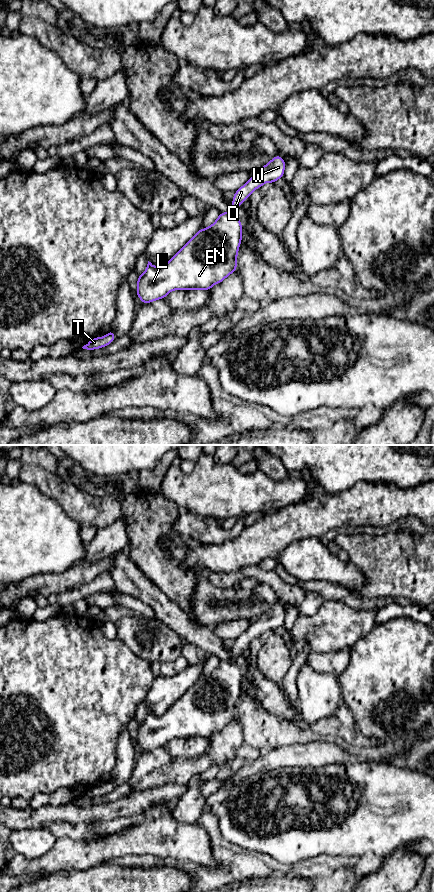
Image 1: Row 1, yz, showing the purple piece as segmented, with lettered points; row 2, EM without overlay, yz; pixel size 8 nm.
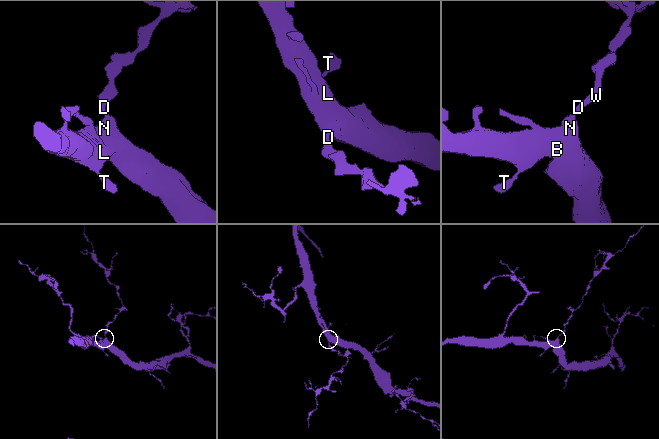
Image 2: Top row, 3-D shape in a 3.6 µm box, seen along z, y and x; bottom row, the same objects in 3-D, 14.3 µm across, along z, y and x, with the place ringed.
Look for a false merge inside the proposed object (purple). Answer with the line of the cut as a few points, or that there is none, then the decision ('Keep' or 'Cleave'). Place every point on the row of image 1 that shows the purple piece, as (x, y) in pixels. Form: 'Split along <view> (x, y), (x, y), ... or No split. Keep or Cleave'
No split. Keep

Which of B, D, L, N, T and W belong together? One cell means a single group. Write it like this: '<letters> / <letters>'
B D L N T W

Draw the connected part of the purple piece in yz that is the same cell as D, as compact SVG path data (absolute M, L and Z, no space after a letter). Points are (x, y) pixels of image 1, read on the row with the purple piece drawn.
M279 154L272 158L252 177L234 192L231 201L232 210L220 212L213 224L200 228L196 234L162 267L156 267L148 261L144 273L137 276L136 293L143 304L165 299L173 290L211 290L215 284L222 283L230 274L238 270L237 257L242 242L242 222L233 214L236 207L241 207L250 195L265 183L273 183L283 178L286 163Z

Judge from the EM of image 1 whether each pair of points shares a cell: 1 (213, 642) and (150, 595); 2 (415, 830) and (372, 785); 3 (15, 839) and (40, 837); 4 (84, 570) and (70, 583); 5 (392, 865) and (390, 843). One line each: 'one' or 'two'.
1: one
2: one
3: one
4: one
5: two

